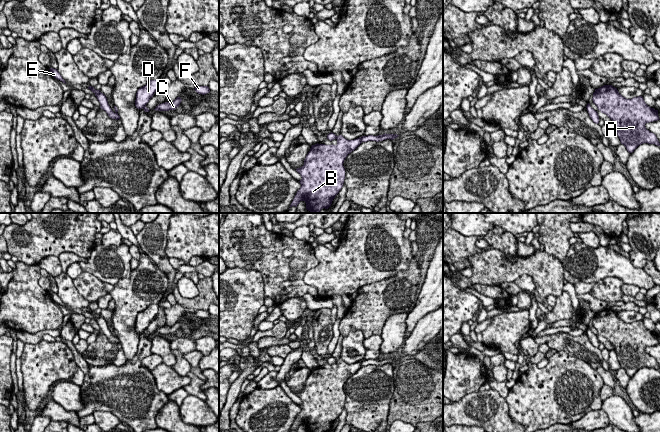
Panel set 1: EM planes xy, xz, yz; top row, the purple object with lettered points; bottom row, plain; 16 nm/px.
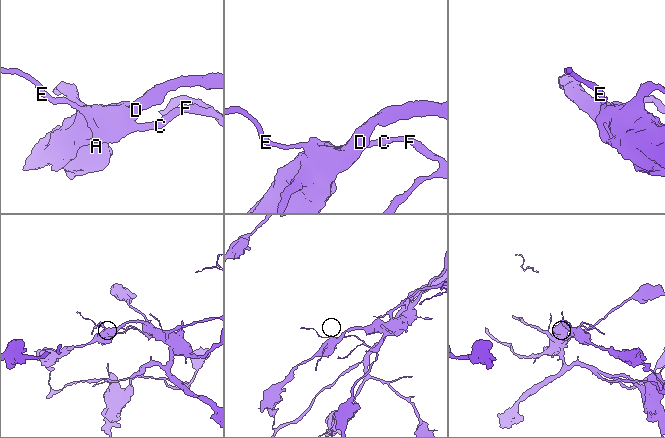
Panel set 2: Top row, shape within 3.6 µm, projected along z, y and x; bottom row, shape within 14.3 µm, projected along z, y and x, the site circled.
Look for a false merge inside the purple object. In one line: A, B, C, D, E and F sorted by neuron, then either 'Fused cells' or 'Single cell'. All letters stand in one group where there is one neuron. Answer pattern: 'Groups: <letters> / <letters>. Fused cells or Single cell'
Groups: A B D E / C F. Fused cells

